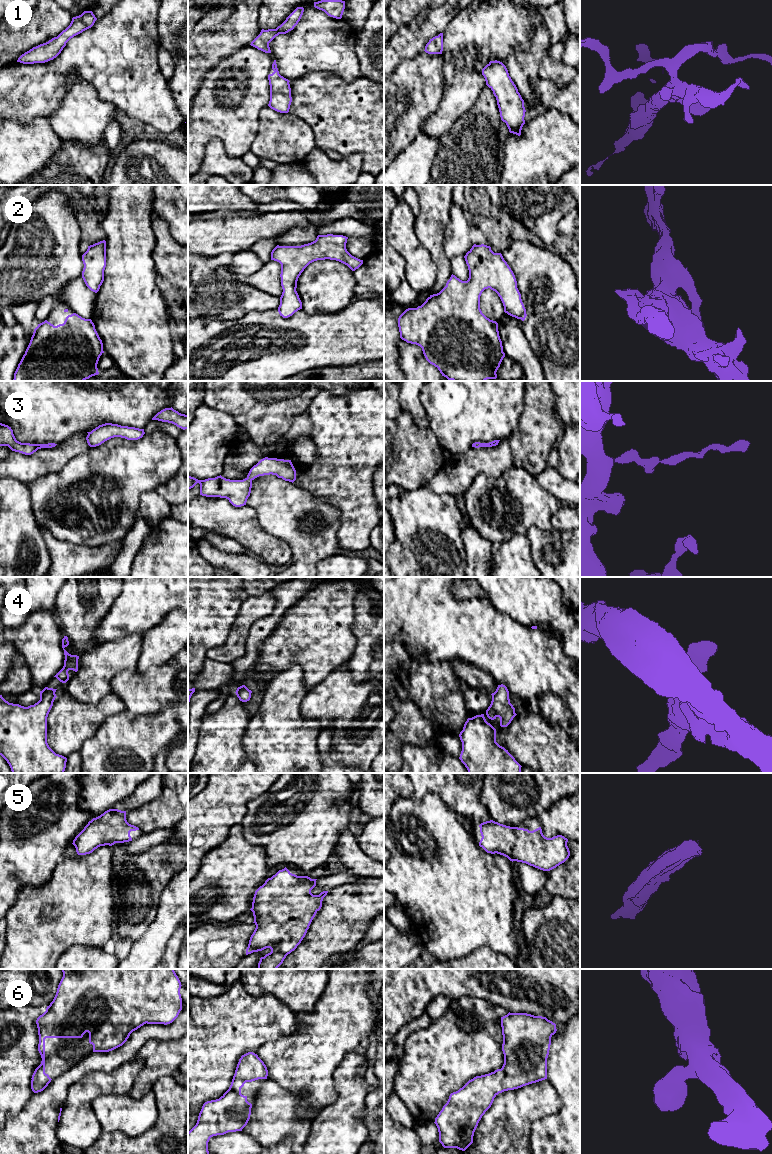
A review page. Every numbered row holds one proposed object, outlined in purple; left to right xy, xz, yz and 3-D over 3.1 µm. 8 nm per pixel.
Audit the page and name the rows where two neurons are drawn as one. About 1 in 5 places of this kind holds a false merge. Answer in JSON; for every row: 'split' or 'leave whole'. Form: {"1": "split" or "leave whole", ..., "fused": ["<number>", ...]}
{"1": "leave whole", "2": "leave whole", "3": "leave whole", "4": "leave whole", "5": "leave whole", "6": "leave whole", "fused": []}

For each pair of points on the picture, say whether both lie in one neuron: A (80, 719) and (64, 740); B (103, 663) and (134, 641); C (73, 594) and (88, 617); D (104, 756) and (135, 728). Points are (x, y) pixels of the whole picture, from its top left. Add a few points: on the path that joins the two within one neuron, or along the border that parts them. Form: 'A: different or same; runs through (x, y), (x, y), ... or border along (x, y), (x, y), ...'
A: same; runs through (75, 724), (66, 735)
B: same; runs through (111, 658), (120, 655), (126, 649)
C: same; runs through (77, 600), (82, 614)
D: same; runs through (112, 751), (127, 736)

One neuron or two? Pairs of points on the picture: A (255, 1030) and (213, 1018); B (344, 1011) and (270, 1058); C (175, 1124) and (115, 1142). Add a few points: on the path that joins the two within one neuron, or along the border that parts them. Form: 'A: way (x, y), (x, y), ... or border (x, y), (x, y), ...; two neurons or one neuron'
A: way (245, 1024), (223, 1024); one neuron
B: way (326, 1029), (297, 1058), (288, 1058); one neuron
C: way (160, 1134), (150, 1143), (130, 1143); one neuron

